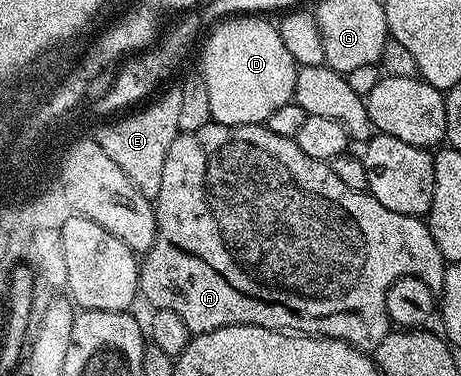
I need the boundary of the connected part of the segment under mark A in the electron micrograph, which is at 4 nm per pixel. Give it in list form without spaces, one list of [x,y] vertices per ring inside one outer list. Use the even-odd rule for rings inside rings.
[[[212,122],[201,126],[201,130],[180,132],[169,146],[169,154],[165,154],[165,167],[161,169],[161,190],[155,196],[153,203],[155,205],[155,241],[151,249],[142,257],[139,265],[139,296],[142,299],[147,299],[152,304],[150,306],[152,309],[173,310],[173,314],[177,314],[181,318],[181,322],[185,322],[185,326],[189,326],[189,330],[193,334],[221,330],[225,326],[252,324],[253,326],[261,326],[262,328],[276,328],[279,332],[289,332],[305,336],[328,336],[334,340],[343,340],[346,344],[351,344],[355,348],[360,348],[364,354],[371,354],[374,353],[375,348],[381,342],[381,338],[385,338],[388,334],[389,319],[386,310],[386,294],[395,282],[403,276],[413,276],[416,280],[427,283],[435,294],[442,293],[443,290],[445,261],[441,250],[437,250],[437,242],[433,242],[433,234],[428,230],[426,223],[420,217],[410,216],[409,214],[397,214],[397,210],[389,210],[389,206],[381,206],[381,202],[377,202],[377,198],[373,198],[368,191],[349,190],[349,186],[345,186],[345,182],[341,182],[341,178],[337,178],[337,174],[333,174],[328,161],[309,158],[309,154],[305,154],[305,150],[301,150],[301,146],[297,146],[297,142],[292,137],[273,134],[273,130],[269,130],[266,123],[216,124]]]

